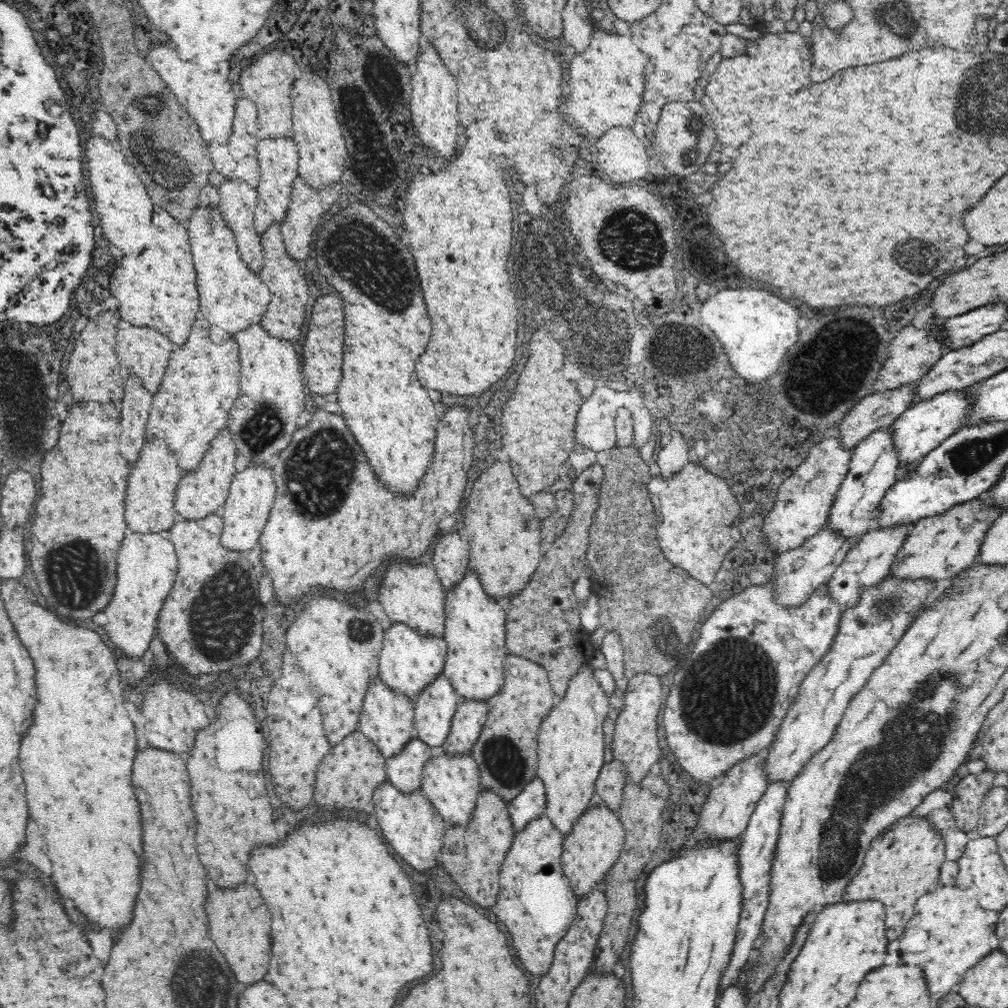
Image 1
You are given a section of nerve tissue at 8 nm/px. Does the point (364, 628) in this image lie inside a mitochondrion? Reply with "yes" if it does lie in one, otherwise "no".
yes

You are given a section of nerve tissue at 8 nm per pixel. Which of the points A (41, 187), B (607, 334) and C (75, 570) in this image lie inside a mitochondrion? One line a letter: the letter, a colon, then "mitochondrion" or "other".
A: other
B: other
C: mitochondrion

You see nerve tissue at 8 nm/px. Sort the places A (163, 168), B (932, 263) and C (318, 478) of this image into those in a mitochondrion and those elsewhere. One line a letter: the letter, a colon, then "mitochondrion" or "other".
A: mitochondrion
B: mitochondrion
C: mitochondrion

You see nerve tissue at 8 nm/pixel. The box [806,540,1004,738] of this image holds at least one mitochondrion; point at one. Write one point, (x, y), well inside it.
(886, 605)

